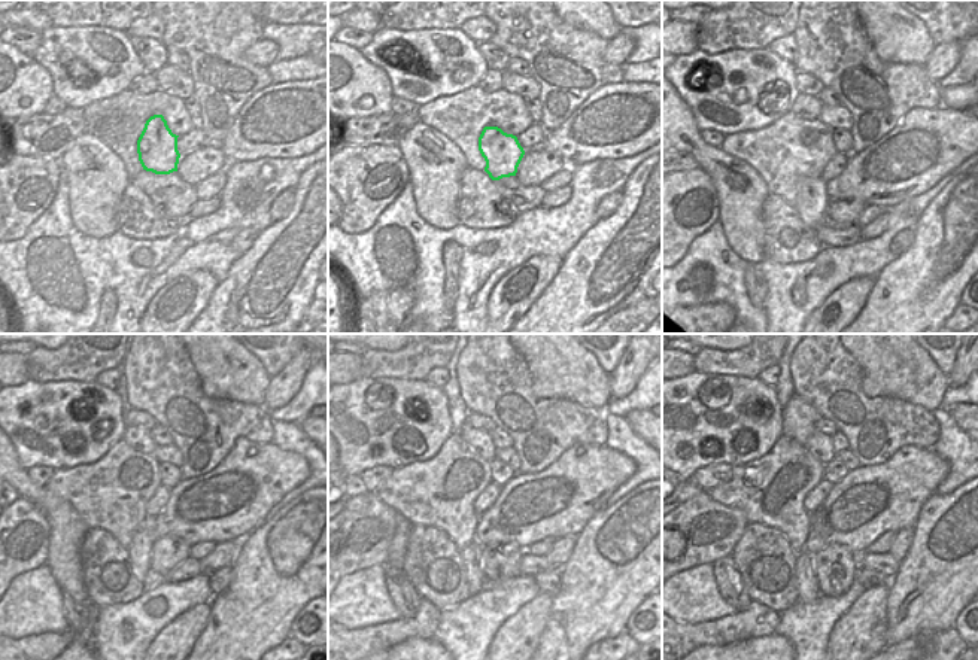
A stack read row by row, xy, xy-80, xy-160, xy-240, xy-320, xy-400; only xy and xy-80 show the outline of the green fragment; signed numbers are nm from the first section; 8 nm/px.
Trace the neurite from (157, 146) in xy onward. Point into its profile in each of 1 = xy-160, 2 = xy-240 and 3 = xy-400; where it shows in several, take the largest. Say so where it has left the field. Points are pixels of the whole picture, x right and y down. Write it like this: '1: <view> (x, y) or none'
1: xy-160 (811, 200)
2: xy-240 (143, 540)
3: xy-400 (805, 575)

